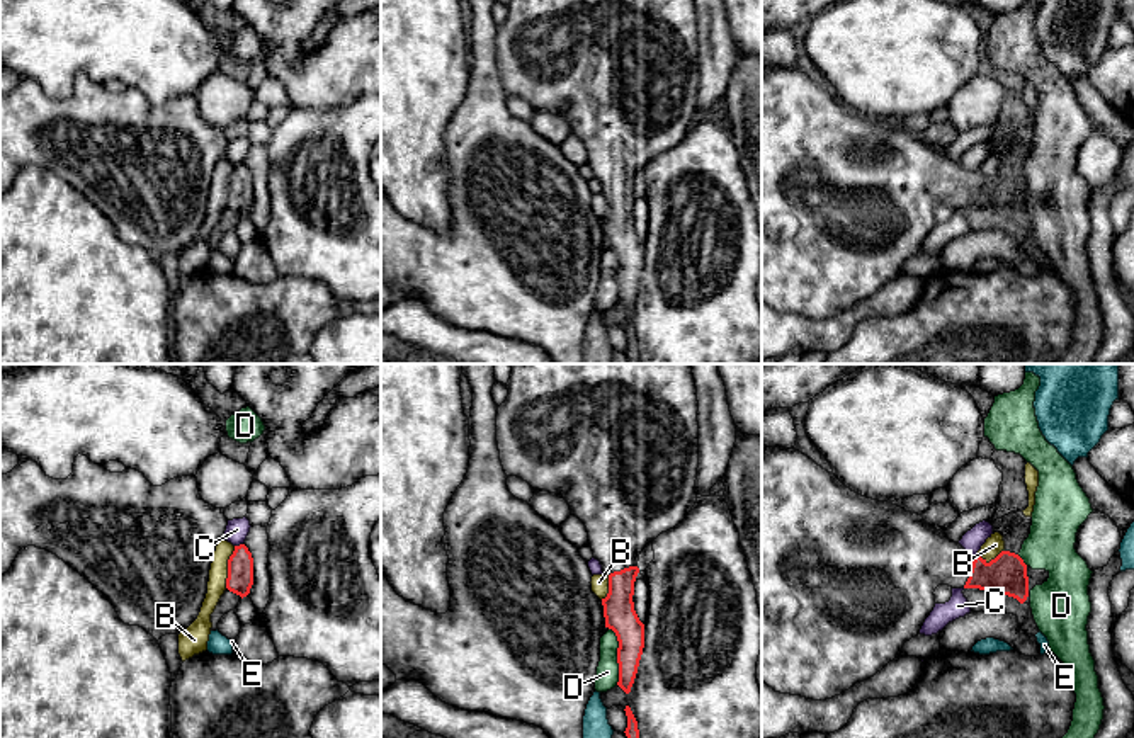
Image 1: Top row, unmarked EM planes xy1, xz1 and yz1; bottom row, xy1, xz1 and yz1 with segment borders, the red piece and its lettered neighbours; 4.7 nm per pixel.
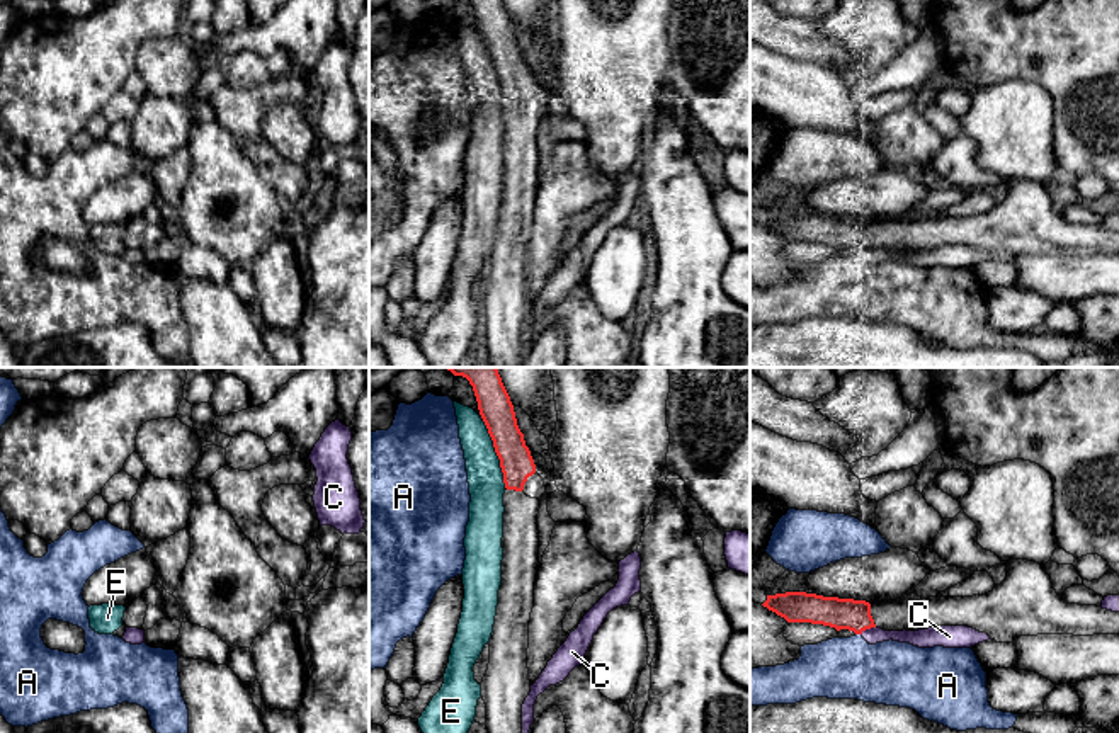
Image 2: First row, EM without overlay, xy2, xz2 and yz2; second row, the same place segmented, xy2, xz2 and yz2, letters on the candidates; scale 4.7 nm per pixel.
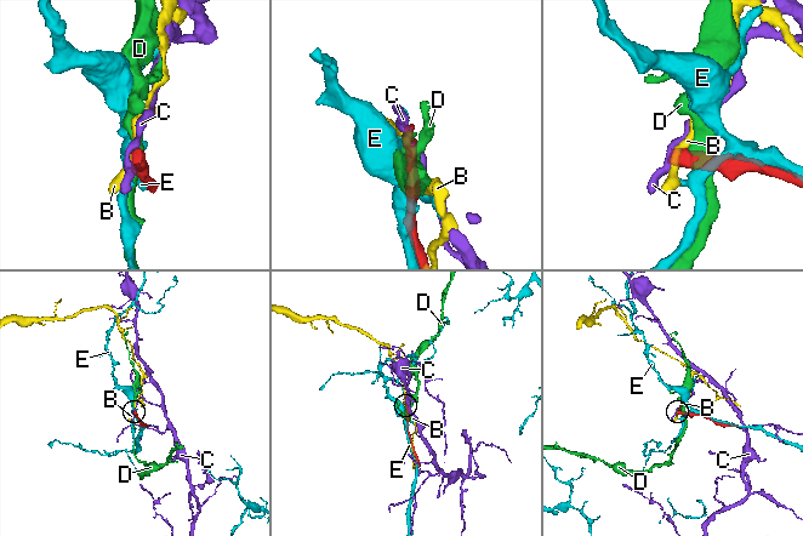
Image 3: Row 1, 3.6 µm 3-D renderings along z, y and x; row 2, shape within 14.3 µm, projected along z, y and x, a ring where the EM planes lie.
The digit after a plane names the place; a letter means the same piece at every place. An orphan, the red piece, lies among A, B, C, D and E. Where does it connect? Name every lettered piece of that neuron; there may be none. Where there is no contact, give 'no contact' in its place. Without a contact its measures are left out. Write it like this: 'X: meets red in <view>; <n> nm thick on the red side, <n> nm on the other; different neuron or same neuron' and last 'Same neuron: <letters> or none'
A: meets red in yz2; 150 nm thick on the red side, 300 nm on the other; different neuron
B: meets red in xy1; 130 nm thick on the red side, 90 nm on the other; different neuron
C: meets red in yz2; 150 nm thick on the red side, 80 nm on the other; different neuron
D: meets red in xz1; 150 nm thick on the red side, 110 nm on the other; different neuron
E: meets red in xz2; 160 nm thick on the red side, 170 nm on the other; different neuron
Same neuron: none

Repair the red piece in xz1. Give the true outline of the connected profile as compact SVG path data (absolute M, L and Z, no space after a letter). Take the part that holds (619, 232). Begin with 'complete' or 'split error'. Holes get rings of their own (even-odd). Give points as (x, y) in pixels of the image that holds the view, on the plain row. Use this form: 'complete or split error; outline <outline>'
split error; outline M508 0L507 9L508 15L498 26L496 32L496 61L503 90L507 95L522 97L534 109L561 114L568 121L571 134L578 136L585 143L593 177L600 180L604 194L609 196L609 213L602 218L605 247L612 248L617 255L617 304L629 313L644 267L644 243L639 240L632 221L634 201L639 192L639 173L646 163L656 158L661 151L678 145L697 121L695 99L699 87L699 20L695 0Z

